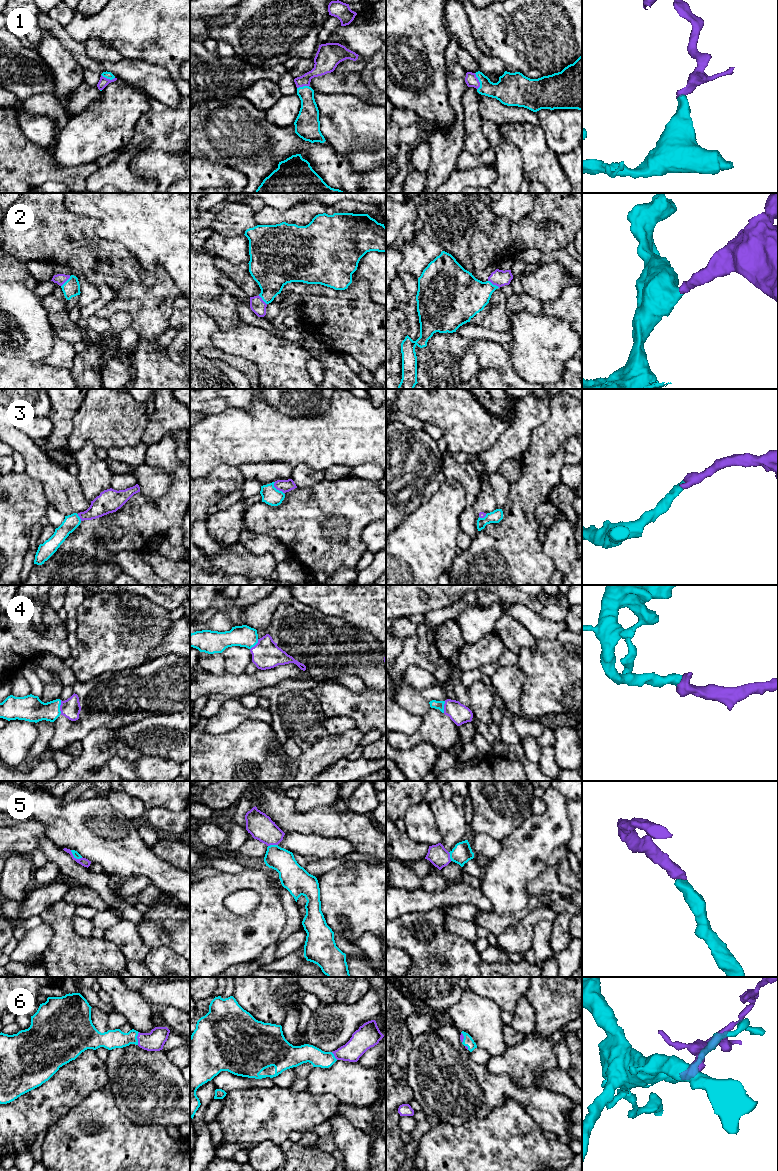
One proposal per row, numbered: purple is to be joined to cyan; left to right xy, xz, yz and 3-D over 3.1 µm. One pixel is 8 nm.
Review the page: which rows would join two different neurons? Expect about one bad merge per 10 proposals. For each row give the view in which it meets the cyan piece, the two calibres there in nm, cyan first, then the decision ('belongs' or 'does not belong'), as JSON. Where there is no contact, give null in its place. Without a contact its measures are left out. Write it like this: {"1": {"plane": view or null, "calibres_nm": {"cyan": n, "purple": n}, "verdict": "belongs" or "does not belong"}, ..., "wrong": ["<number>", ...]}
{"1": {"plane": "yz", "calibres_nm": {"cyan": 220, "purple": 100}, "verdict": "belongs"}, "2": {"plane": "yz", "calibres_nm": {"cyan": 340, "purple": 130}, "verdict": "belongs"}, "3": {"plane": "xz", "calibres_nm": {"cyan": 140, "purple": 100}, "verdict": "belongs"}, "4": {"plane": "xy", "calibres_nm": {"cyan": 220, "purple": 160}, "verdict": "belongs"}, "5": {"plane": "xz", "calibres_nm": {"cyan": 190, "purple": 200}, "verdict": "belongs"}, "6": {"plane": "xy", "calibres_nm": {"cyan": 150, "purple": 160}, "verdict": "belongs"}, "wrong": []}

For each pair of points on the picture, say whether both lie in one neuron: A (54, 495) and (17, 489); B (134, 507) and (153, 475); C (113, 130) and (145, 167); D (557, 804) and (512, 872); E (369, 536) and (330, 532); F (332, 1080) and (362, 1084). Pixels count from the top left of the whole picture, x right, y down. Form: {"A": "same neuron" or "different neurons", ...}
{"A": "different neurons", "B": "different neurons", "C": "different neurons", "D": "same neuron", "E": "different neurons", "F": "same neuron"}

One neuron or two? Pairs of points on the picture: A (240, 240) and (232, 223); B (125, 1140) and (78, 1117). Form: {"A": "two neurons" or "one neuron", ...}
{"A": "two neurons", "B": "one neuron"}

